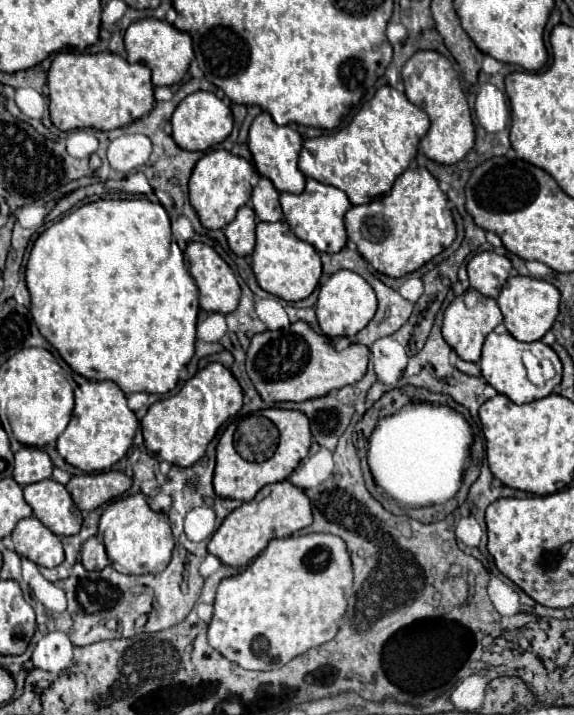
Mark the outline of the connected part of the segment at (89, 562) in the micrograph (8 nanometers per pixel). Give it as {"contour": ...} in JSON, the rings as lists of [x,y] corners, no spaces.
{"contour":[[[99,535],[87,539],[81,547],[80,561],[87,571],[101,571],[109,565],[103,539]]]}

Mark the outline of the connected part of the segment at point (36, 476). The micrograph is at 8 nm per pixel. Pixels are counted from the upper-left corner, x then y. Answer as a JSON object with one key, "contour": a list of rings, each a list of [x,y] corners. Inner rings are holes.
{"contour":[[[23,447],[15,453],[13,479],[19,485],[31,485],[31,483],[49,479],[51,471],[53,471],[53,463],[43,449]]]}

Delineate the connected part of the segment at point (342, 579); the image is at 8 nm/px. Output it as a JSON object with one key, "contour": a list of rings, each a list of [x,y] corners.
{"contour":[[[311,533],[273,539],[265,551],[235,577],[223,579],[217,587],[215,613],[209,625],[209,645],[223,657],[249,671],[273,671],[293,657],[331,641],[353,595],[353,569],[345,541],[337,535]]]}

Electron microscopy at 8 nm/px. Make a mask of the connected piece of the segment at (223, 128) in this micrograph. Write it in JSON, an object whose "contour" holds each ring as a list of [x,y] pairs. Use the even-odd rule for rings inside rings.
{"contour":[[[195,91],[191,95],[187,95],[175,109],[173,117],[171,117],[171,137],[175,139],[175,143],[181,149],[187,151],[207,151],[209,147],[221,143],[233,129],[233,115],[231,109],[215,97],[215,93],[211,91]]]}

